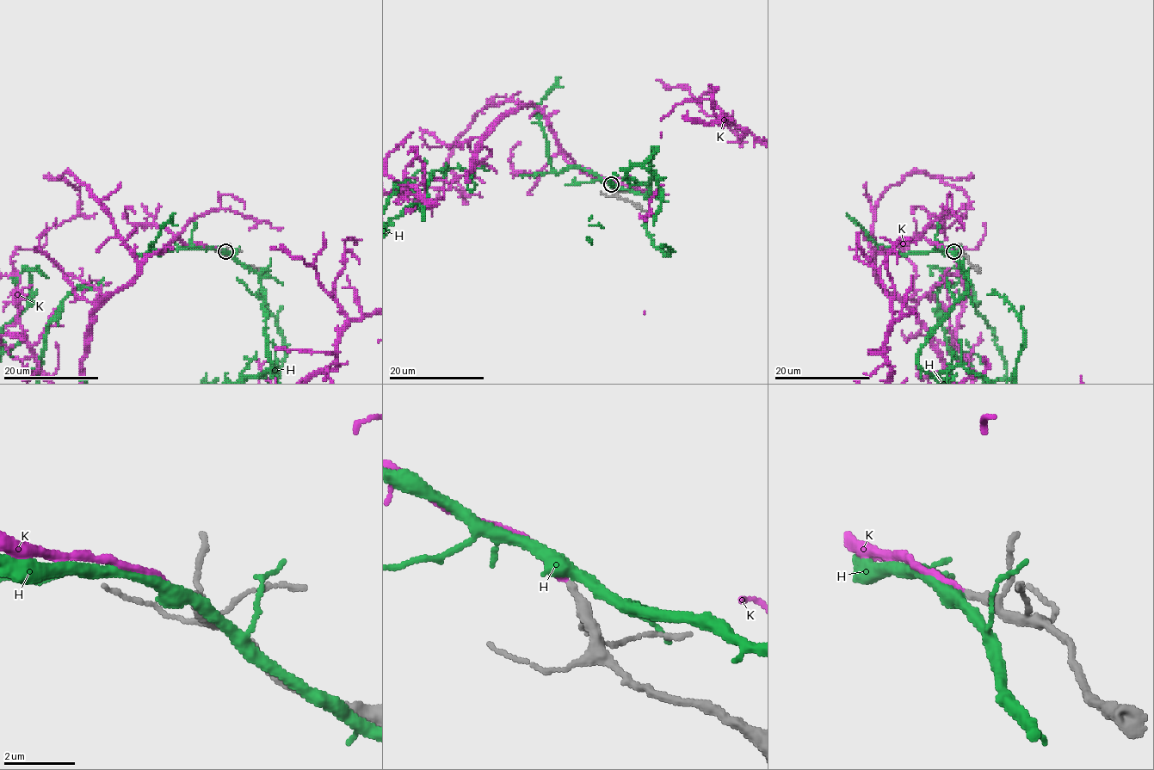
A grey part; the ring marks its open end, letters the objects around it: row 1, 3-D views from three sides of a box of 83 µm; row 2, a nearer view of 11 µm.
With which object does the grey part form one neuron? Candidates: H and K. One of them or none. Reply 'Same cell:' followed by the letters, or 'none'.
Same cell: K

